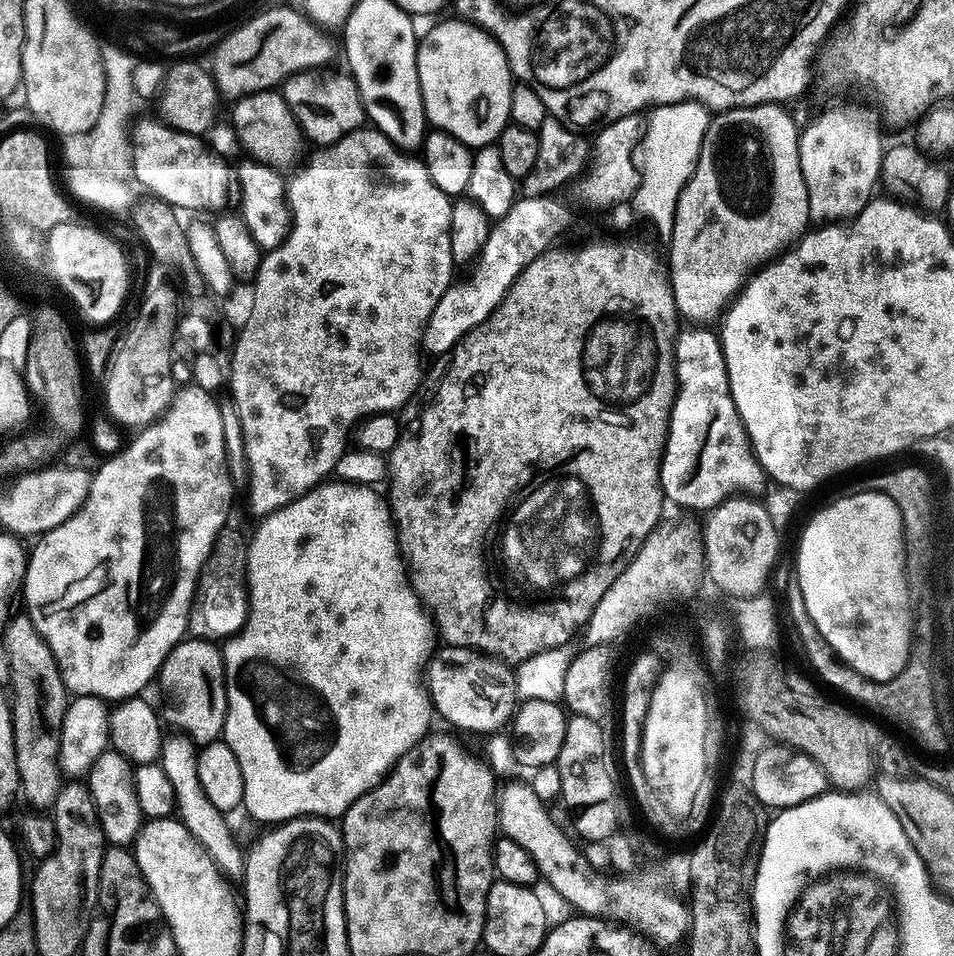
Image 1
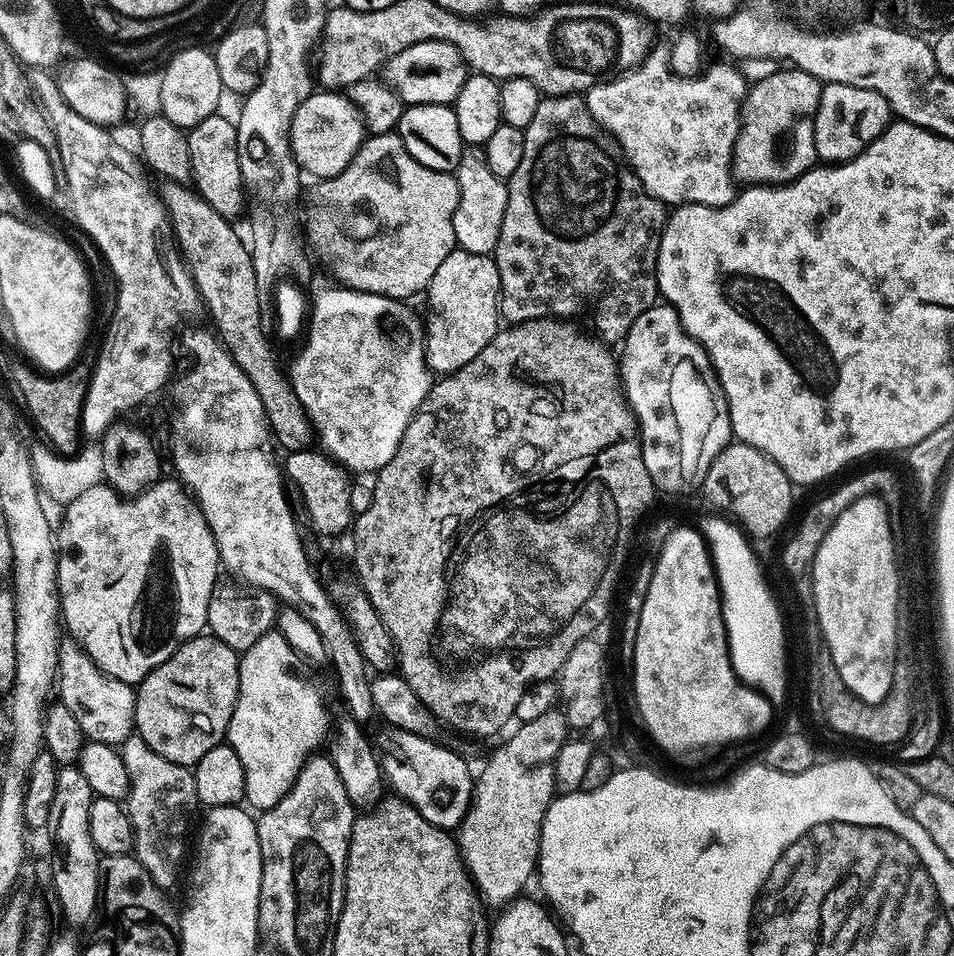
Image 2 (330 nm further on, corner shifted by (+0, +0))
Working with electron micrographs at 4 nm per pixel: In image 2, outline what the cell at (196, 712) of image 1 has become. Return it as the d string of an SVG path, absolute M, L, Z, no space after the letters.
M201 634L186 641L135 689L135 735L175 764L195 766L202 754L225 743L238 698L240 656L218 637Z

